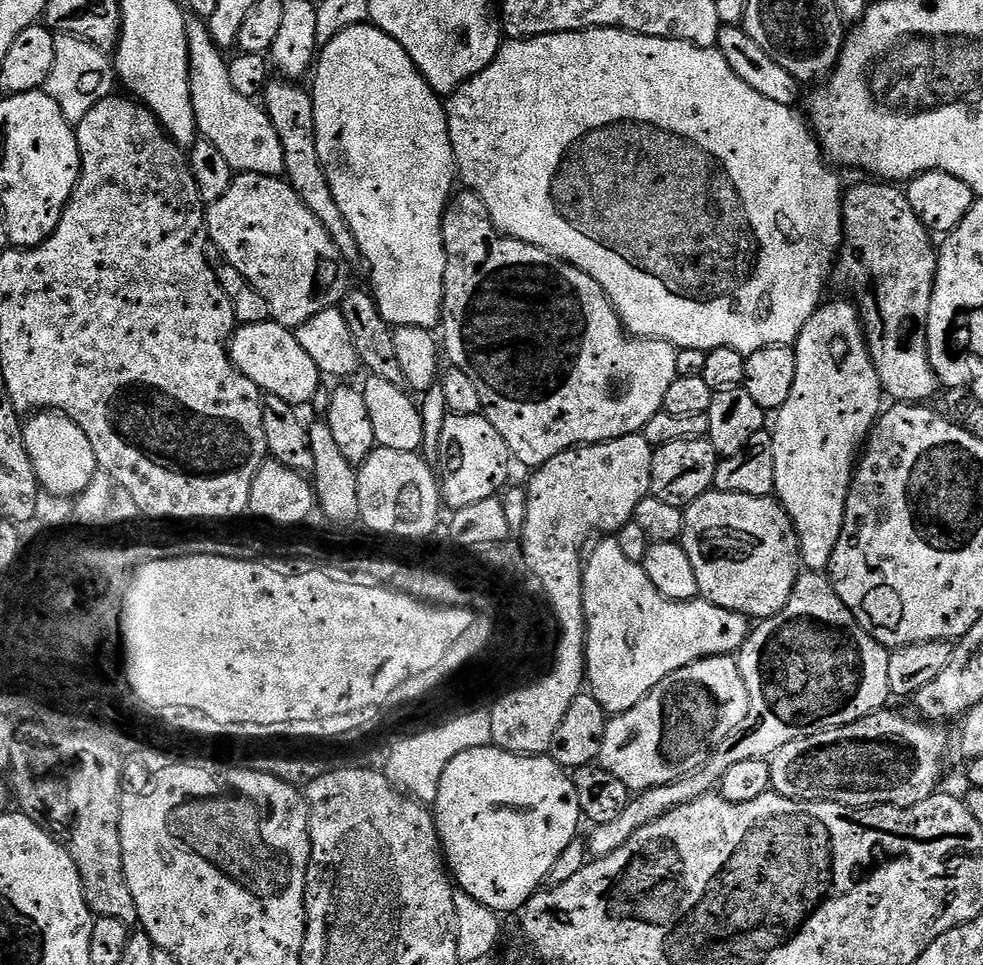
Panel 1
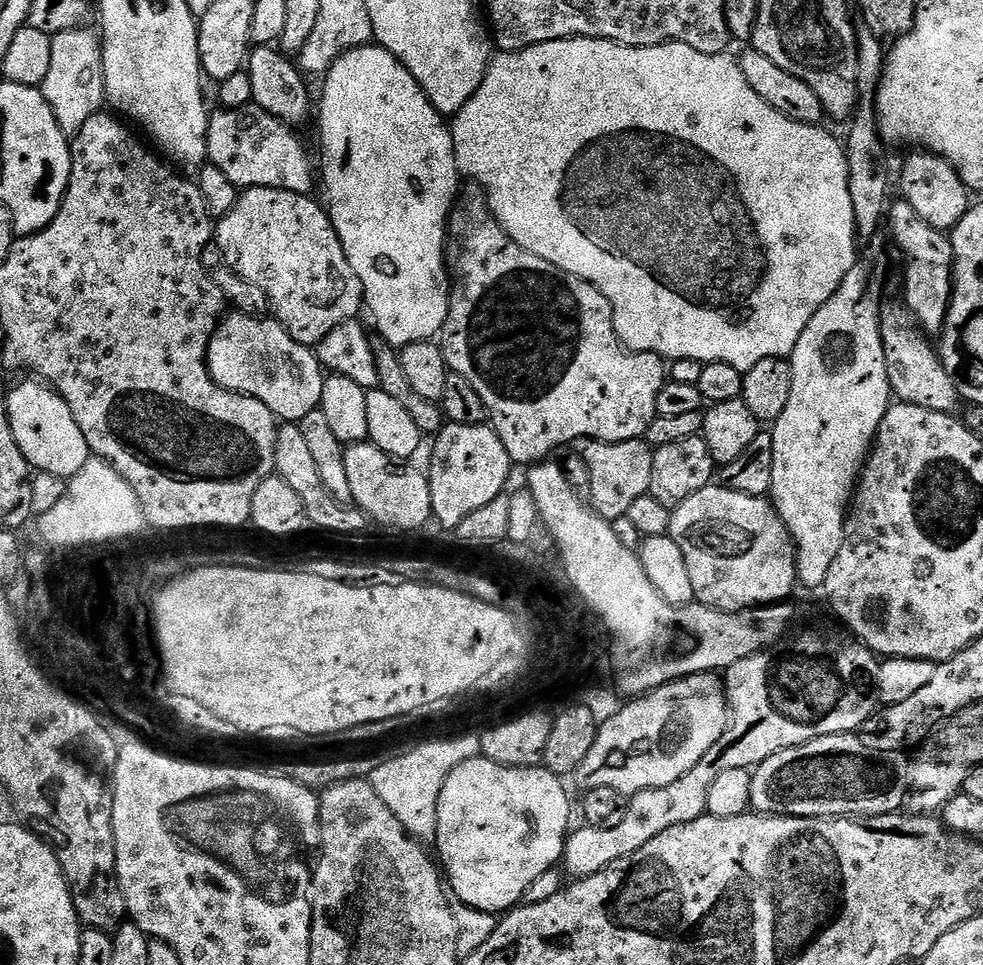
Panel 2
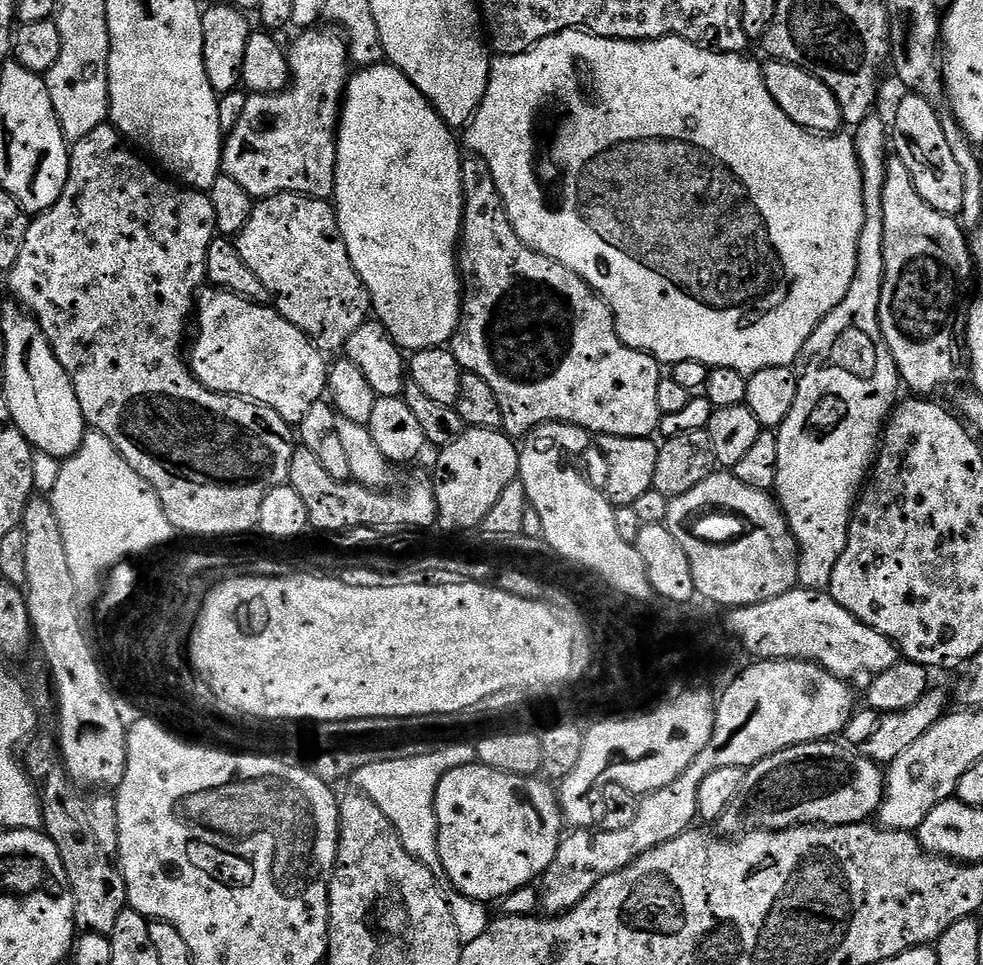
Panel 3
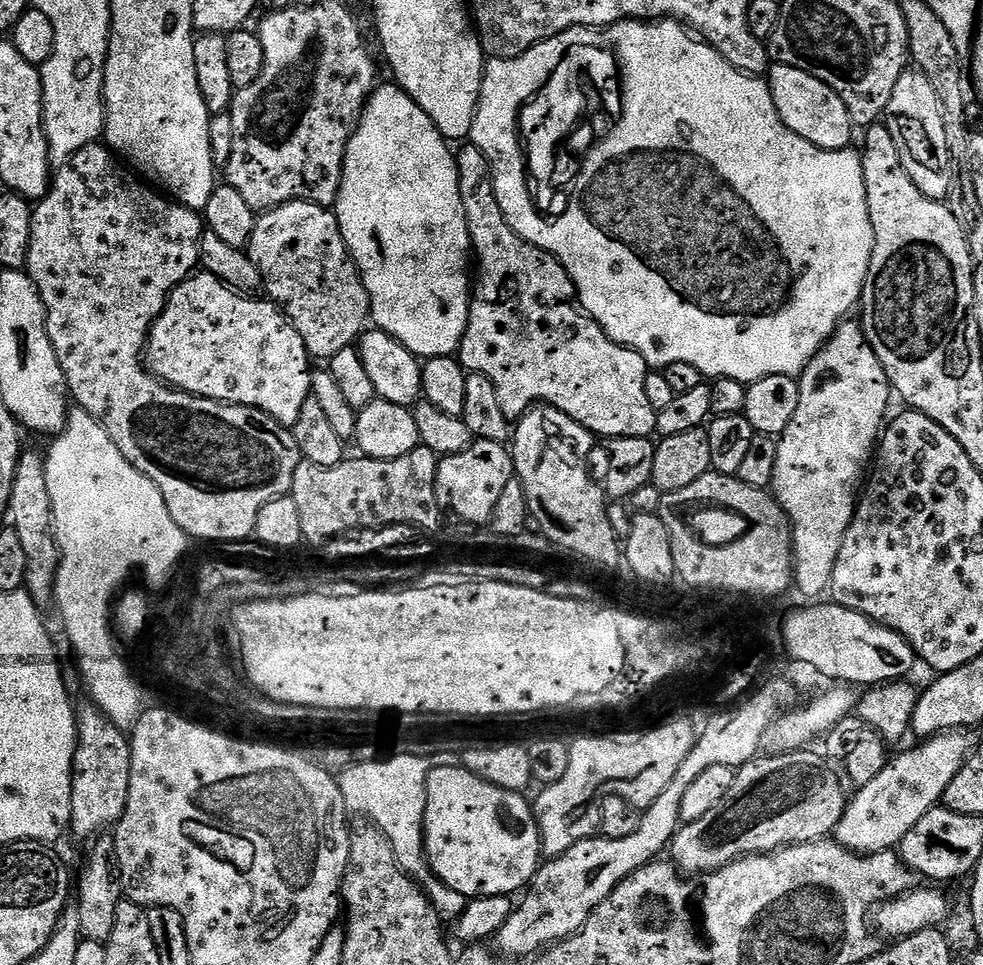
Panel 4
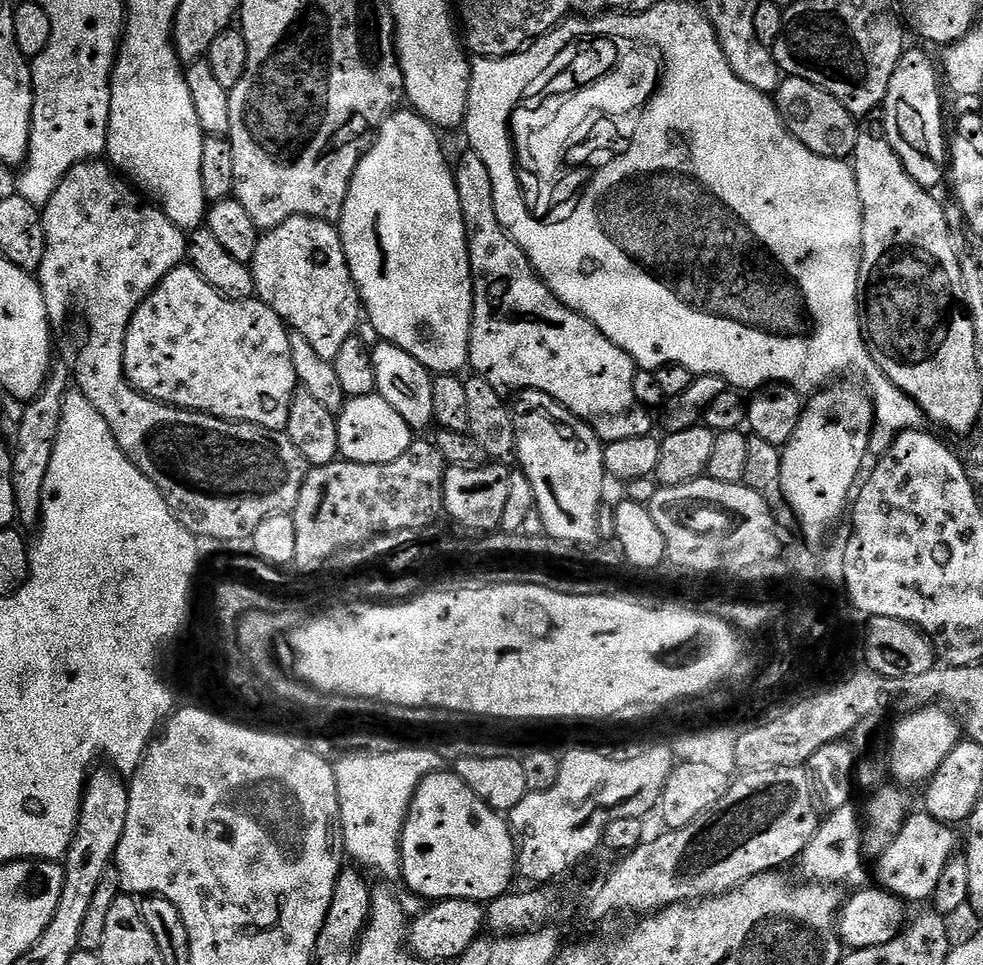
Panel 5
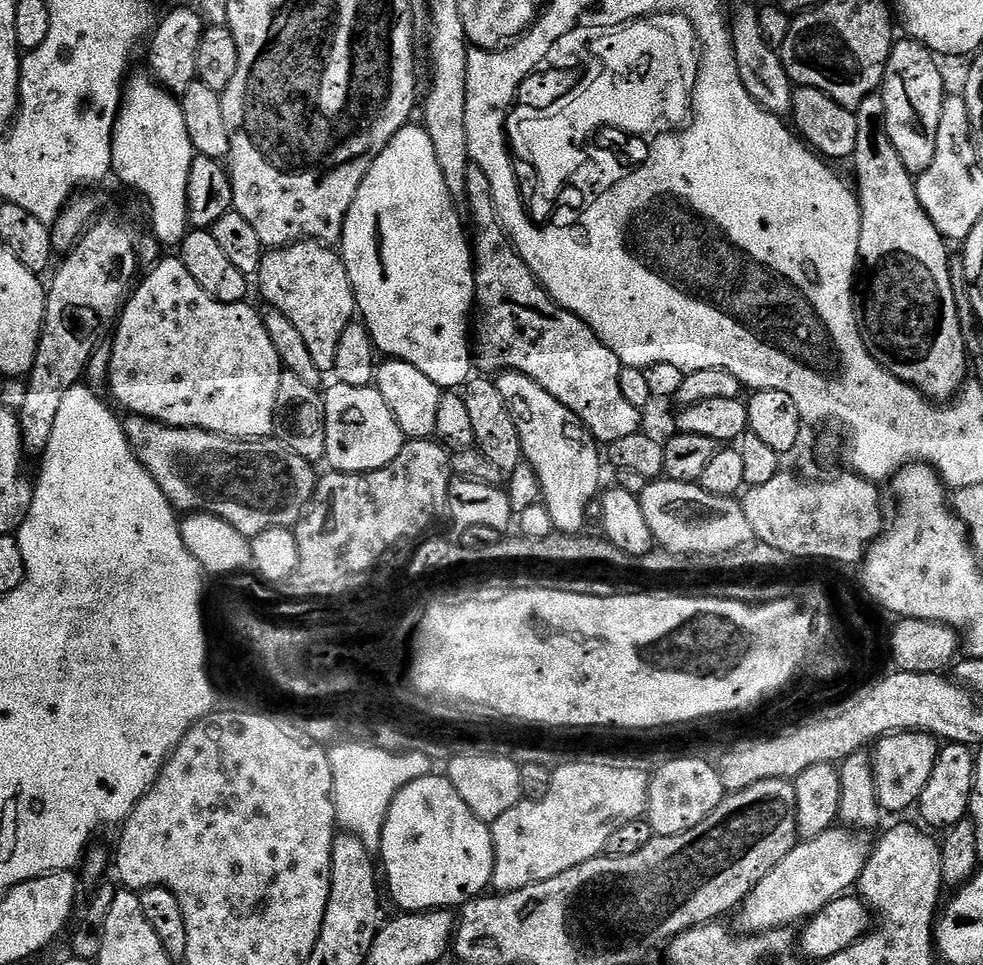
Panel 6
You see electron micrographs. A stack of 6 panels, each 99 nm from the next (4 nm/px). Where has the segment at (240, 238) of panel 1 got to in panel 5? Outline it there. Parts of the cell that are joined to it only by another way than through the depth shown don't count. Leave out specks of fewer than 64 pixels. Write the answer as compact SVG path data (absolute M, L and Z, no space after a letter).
M295 216L261 235L252 259L256 296L284 319L292 332L302 334L323 360L335 361L338 350L362 324L360 291L352 281L340 229L333 221Z

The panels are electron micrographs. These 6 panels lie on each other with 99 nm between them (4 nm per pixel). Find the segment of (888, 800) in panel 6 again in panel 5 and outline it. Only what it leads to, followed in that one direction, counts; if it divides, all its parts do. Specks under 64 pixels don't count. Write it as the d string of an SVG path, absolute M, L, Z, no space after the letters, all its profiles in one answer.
M925 706L909 711L892 730L892 749L888 752L888 768L897 785L920 784L932 776L946 762L946 754L954 750L962 739L962 725L955 715L944 706Z

